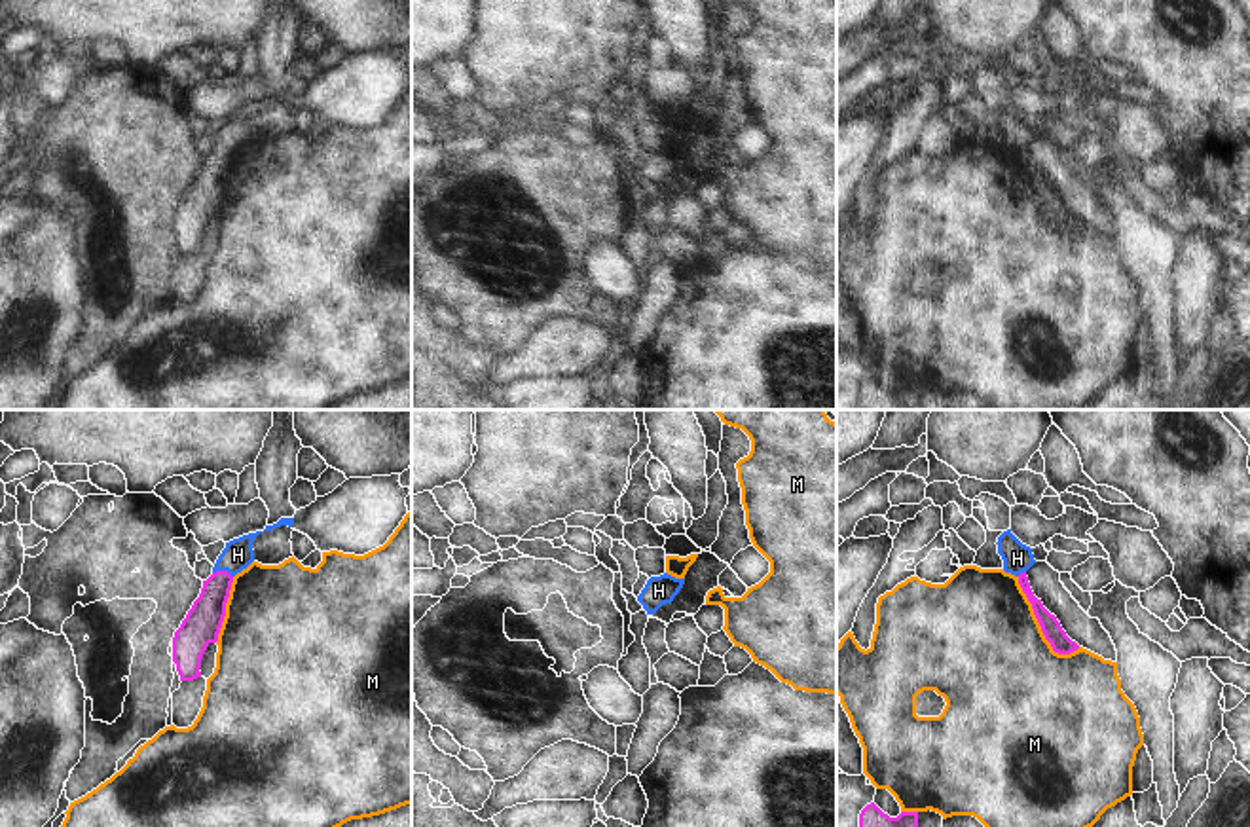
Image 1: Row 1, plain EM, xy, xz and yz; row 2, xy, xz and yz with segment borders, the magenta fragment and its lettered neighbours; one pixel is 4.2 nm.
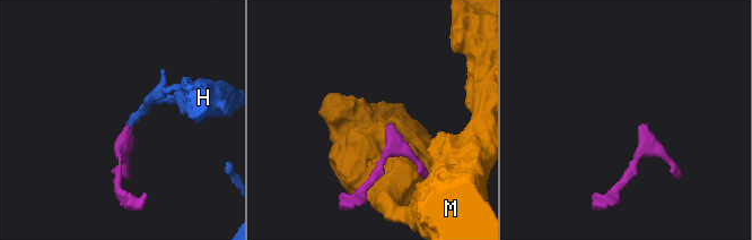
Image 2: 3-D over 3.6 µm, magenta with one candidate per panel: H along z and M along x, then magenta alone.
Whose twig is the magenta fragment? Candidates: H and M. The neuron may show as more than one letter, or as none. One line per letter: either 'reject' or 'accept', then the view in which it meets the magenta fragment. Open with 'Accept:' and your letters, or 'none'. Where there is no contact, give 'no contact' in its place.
Accept: H
H: accept | xy
M: reject | yz

